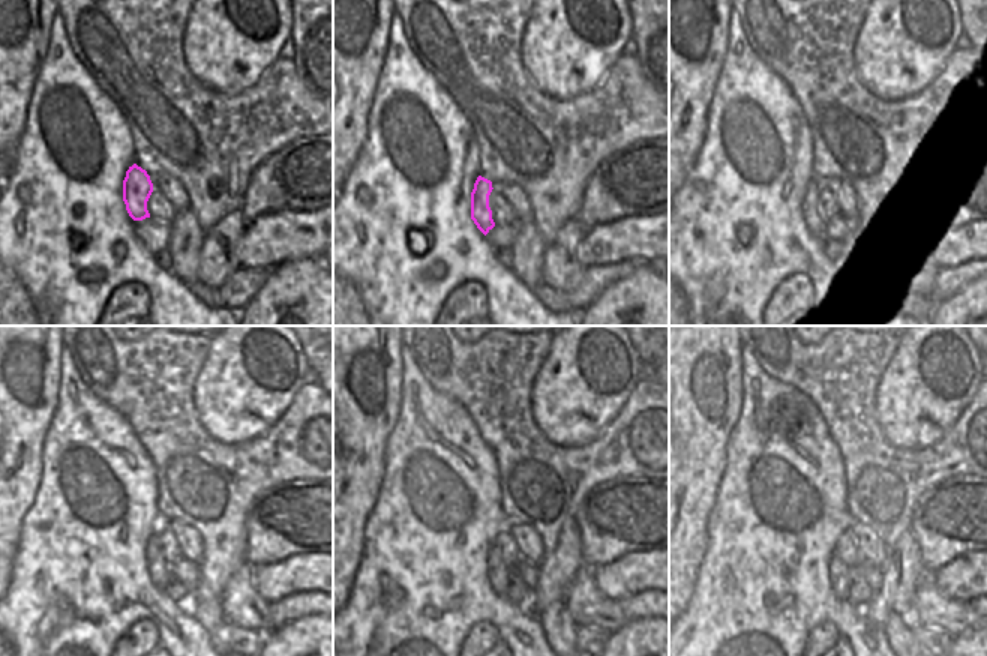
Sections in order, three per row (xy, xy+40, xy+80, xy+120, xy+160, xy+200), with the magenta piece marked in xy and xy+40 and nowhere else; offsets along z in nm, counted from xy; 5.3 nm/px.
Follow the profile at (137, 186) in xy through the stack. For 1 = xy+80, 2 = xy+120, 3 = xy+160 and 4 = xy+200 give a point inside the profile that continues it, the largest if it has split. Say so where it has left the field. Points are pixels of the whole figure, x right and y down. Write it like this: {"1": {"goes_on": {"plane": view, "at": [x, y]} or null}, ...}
{"1": {"goes_on": {"plane": "xy+80", "at": [816, 222]}}, "2": {"goes_on": {"plane": "xy+120", "at": [159, 568]}}, "3": {"goes_on": {"plane": "xy+160", "at": [498, 569]}}, "4": {"goes_on": {"plane": "xy+200", "at": [837, 572]}}}

